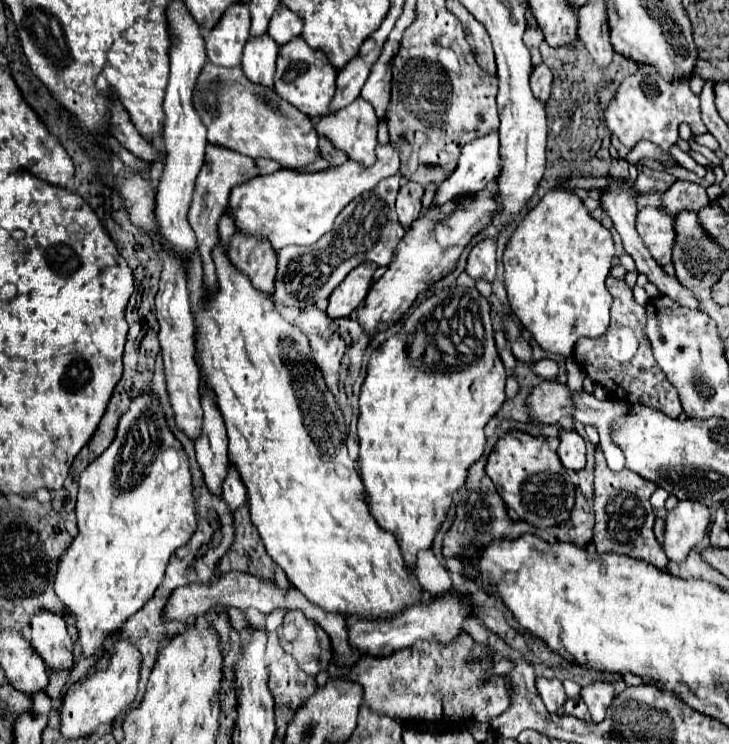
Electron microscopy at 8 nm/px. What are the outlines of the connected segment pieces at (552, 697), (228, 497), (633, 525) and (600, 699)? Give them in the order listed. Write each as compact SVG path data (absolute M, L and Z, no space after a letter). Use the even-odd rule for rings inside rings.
M536 678L536 690L538 690L538 696L542 698L546 710L550 712L556 712L564 702L566 702L566 694L564 694L564 688L562 688L562 682L556 678L556 680L548 680L548 678Z
M230 466L228 478L224 480L224 492L222 498L226 502L226 506L230 506L232 512L236 512L240 506L244 506L246 502L246 488L238 476L238 472L234 470L234 466Z
M596 450L596 470L594 470L594 512L596 512L596 526L594 526L594 548L598 554L624 554L630 558L646 560L648 564L666 570L668 558L654 538L654 512L650 506L650 496L656 490L656 484L644 480L642 476L622 470L612 472L606 466L604 454Z
M594 682L588 684L580 690L580 698L584 700L584 704L588 706L592 720L598 724L604 720L606 708L610 706L612 698L614 698L614 686L608 682Z

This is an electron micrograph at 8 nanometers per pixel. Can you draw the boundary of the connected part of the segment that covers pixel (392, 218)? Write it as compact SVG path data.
M400 174L378 182L374 192L364 192L354 198L336 218L330 234L322 236L316 244L298 250L298 246L286 246L278 252L278 270L274 282L274 298L286 306L304 308L320 298L328 298L330 292L344 280L344 276L362 262L374 262L378 268L388 266L398 242L404 236L394 210L398 194Z

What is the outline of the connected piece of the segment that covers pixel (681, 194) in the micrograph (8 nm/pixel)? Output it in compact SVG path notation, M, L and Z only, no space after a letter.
M674 182L666 194L660 198L662 208L670 214L676 216L680 210L694 210L698 212L702 206L706 206L710 200L706 196L706 188L692 184L692 182Z

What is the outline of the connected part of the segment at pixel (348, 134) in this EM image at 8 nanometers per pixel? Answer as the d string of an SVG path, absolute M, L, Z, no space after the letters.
M358 98L354 100L350 106L330 114L330 116L322 116L318 118L318 122L314 124L314 128L318 130L318 136L324 136L332 142L332 146L346 154L350 160L362 164L362 166L372 166L374 164L374 148L376 148L376 130L378 130L378 118L374 114L374 108L370 106L370 102Z

